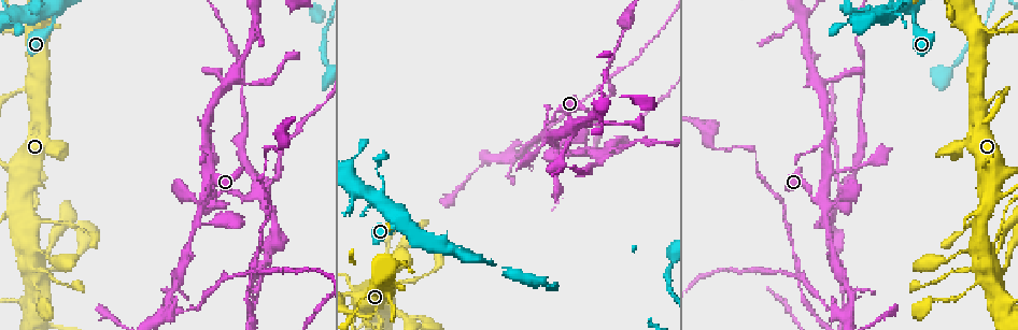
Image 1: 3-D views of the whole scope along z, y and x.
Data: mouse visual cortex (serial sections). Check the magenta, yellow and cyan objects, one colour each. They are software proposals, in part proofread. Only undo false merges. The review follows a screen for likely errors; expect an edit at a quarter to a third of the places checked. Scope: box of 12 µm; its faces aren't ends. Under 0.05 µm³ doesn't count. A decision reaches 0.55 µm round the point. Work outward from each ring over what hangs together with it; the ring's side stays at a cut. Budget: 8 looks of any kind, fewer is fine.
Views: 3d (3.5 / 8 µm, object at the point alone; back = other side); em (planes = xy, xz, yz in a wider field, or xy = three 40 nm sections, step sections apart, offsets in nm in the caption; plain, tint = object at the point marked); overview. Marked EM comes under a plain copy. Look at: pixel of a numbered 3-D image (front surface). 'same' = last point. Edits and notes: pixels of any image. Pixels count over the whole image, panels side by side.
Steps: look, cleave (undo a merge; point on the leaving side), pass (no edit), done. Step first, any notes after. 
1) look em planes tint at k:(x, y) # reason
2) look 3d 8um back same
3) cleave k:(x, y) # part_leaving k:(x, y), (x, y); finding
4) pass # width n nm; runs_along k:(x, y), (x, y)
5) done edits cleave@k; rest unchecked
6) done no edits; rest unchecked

look 3d 3.5um at 1:(372, 316) # sharp bend

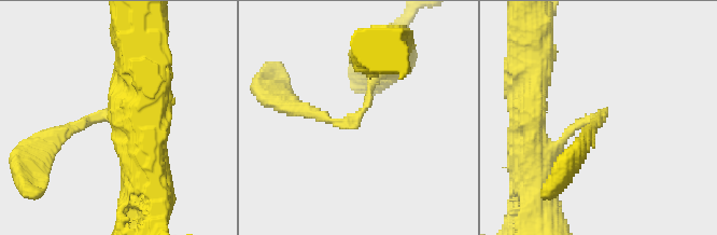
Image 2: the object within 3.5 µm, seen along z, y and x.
look em xy step 5 tint at 2:(352, 118) # now the EM

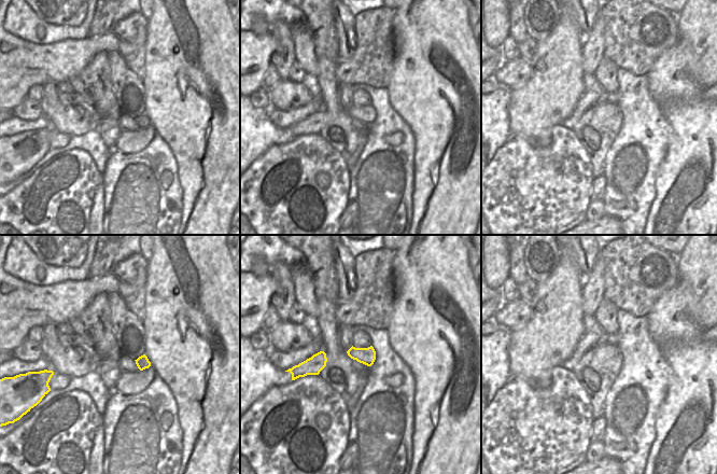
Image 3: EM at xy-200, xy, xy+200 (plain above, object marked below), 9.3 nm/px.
look em xy step 1 tint same

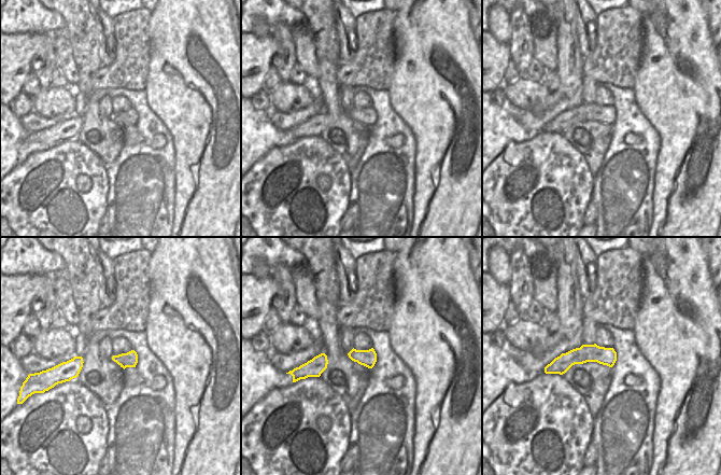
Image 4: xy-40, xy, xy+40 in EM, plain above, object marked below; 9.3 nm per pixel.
pass # arm_widths 200, 200 nm; runs_along 2:(379, 70), (363, 112), (346, 123), (290, 106); one cell here

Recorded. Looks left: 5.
look 3d 8um at 1:(993, 257) # thick turns thin

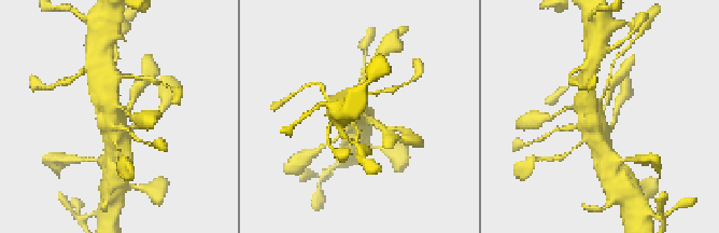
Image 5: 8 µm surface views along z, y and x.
look em xy step 1 tint at 5:(122, 116) # now the EM

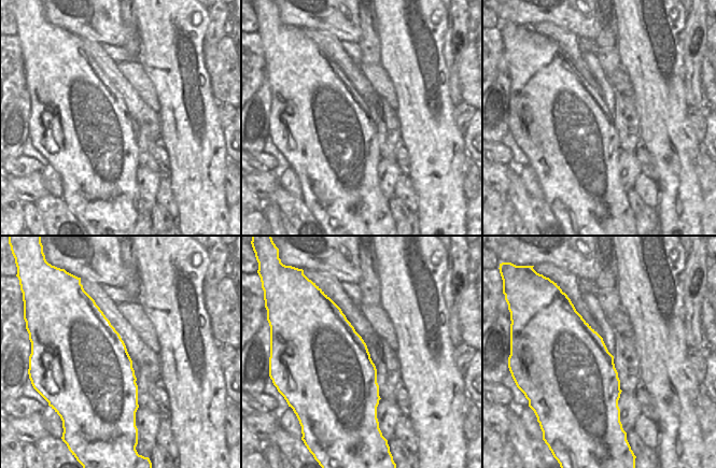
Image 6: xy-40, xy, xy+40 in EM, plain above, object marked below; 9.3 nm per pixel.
pass # width 650 nm; runs_along 5:(97, 91), (113, 115), (120, 145); one cell here

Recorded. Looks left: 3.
look 3d 3.5um at 1:(512, 158) # thin arm on a thick one

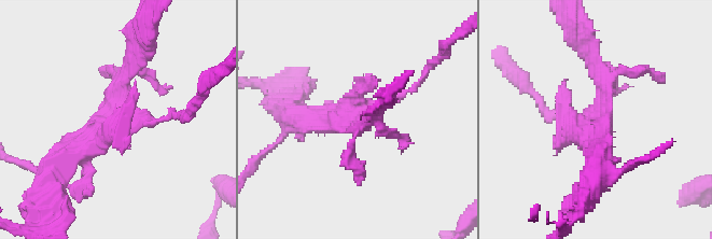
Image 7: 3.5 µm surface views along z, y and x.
look em planes tint at 7:(599, 112) # now the EM

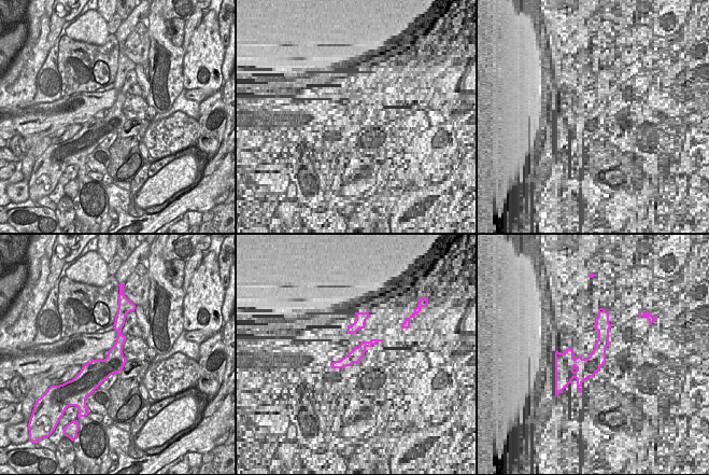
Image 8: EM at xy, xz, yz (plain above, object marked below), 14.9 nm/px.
cleave 7:(552, 116) # part_leaving 7:(396, 96), (419, 83), (456, 36); a second cell is stuck on

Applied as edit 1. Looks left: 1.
done edits cleave@7; rest unchecked

